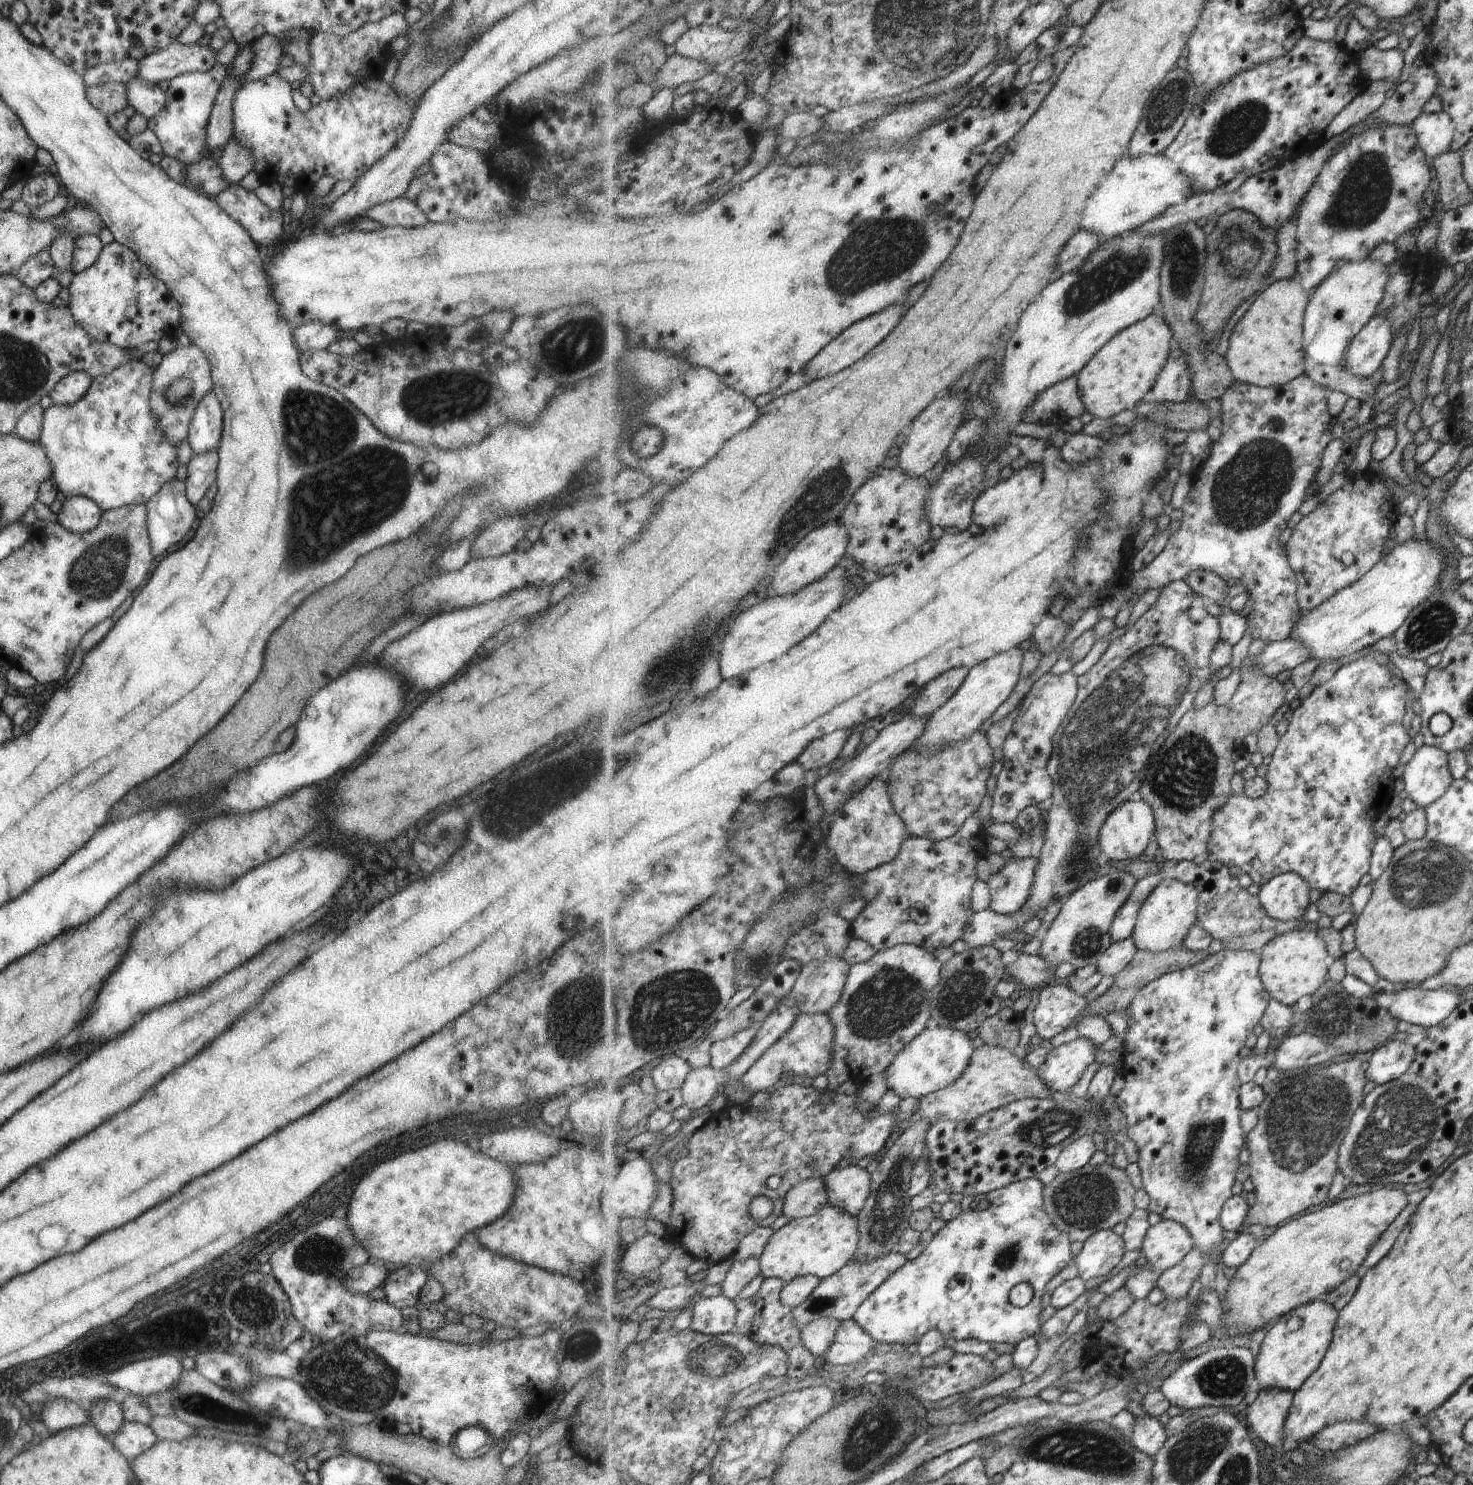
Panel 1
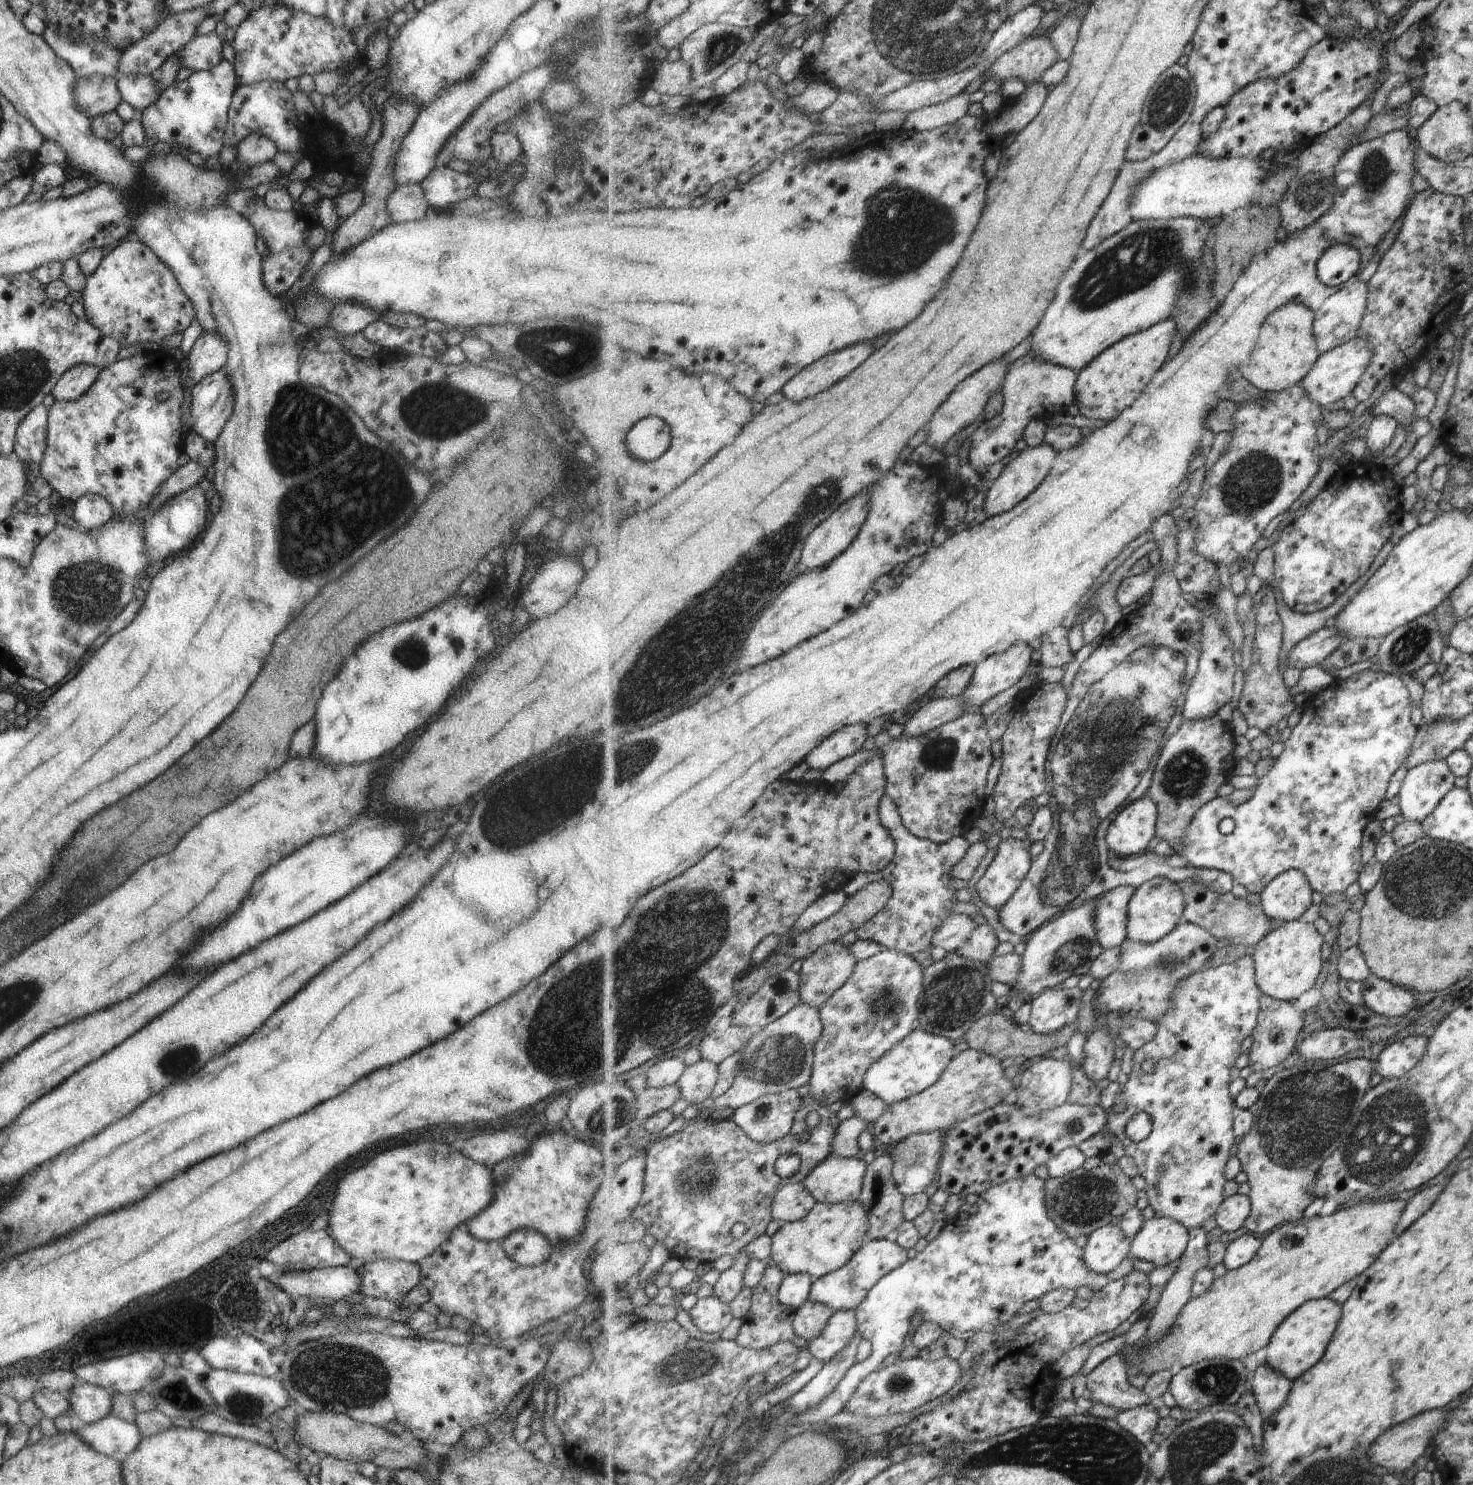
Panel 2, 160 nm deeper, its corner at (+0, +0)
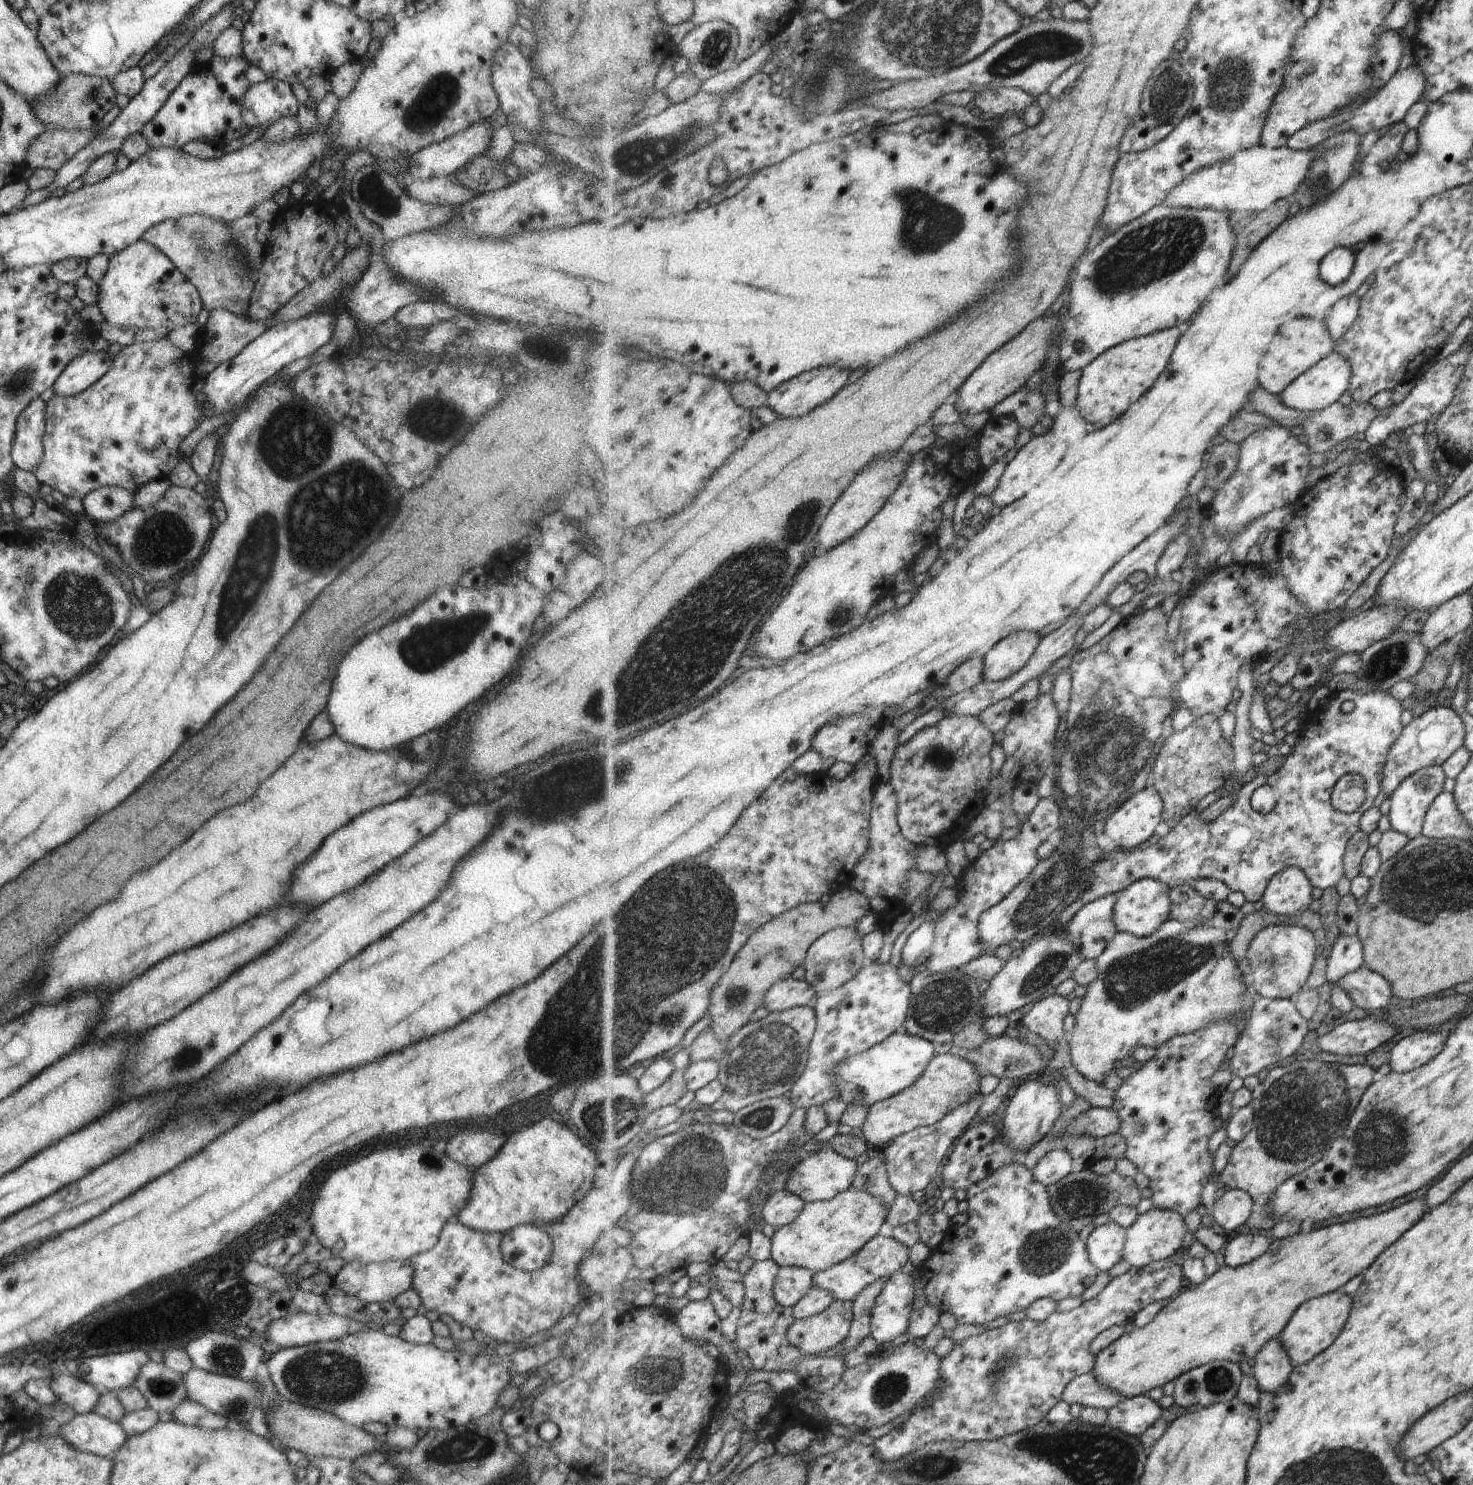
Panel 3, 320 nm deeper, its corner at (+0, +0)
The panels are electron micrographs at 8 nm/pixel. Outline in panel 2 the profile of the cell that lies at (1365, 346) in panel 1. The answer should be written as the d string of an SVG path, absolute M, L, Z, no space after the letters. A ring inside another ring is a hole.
M1356 337L1329 352L1323 353L1315 363L1311 372L1300 382L1307 394L1322 407L1335 404L1345 396L1353 394L1355 387L1368 369L1373 353L1366 340Z

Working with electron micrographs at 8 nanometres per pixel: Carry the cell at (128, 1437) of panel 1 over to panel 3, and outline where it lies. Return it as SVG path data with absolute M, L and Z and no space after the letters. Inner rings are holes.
M93 1412L75 1414L69 1422L61 1425L59 1435L77 1450L100 1457L111 1457L115 1450L127 1438L119 1424L111 1422L111 1420Z

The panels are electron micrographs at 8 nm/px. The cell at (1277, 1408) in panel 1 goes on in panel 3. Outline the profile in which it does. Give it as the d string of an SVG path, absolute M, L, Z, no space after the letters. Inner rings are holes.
M1271 1339L1257 1353L1251 1374L1255 1375L1261 1391L1270 1393L1278 1391L1290 1380L1293 1362L1287 1354L1282 1340Z

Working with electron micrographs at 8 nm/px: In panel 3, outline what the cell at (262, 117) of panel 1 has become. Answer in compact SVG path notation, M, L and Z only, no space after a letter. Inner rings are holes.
M277 79L253 83L242 98L242 123L248 128L266 126L279 118L295 115L298 102L290 85Z

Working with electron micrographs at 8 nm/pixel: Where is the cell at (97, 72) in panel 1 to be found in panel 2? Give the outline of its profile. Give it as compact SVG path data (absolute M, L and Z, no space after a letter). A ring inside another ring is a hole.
M203 5L182 13L163 17L149 34L132 42L125 50L122 50L118 60L116 76L126 74L150 75L153 70L159 68L163 61L180 49L195 34L197 25L208 16L208 6Z

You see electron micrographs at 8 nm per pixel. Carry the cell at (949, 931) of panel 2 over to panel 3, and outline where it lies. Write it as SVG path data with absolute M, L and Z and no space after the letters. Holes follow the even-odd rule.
M933 921L922 923L907 938L901 951L899 964L911 967L923 966L928 961L931 947L936 941L936 924Z

